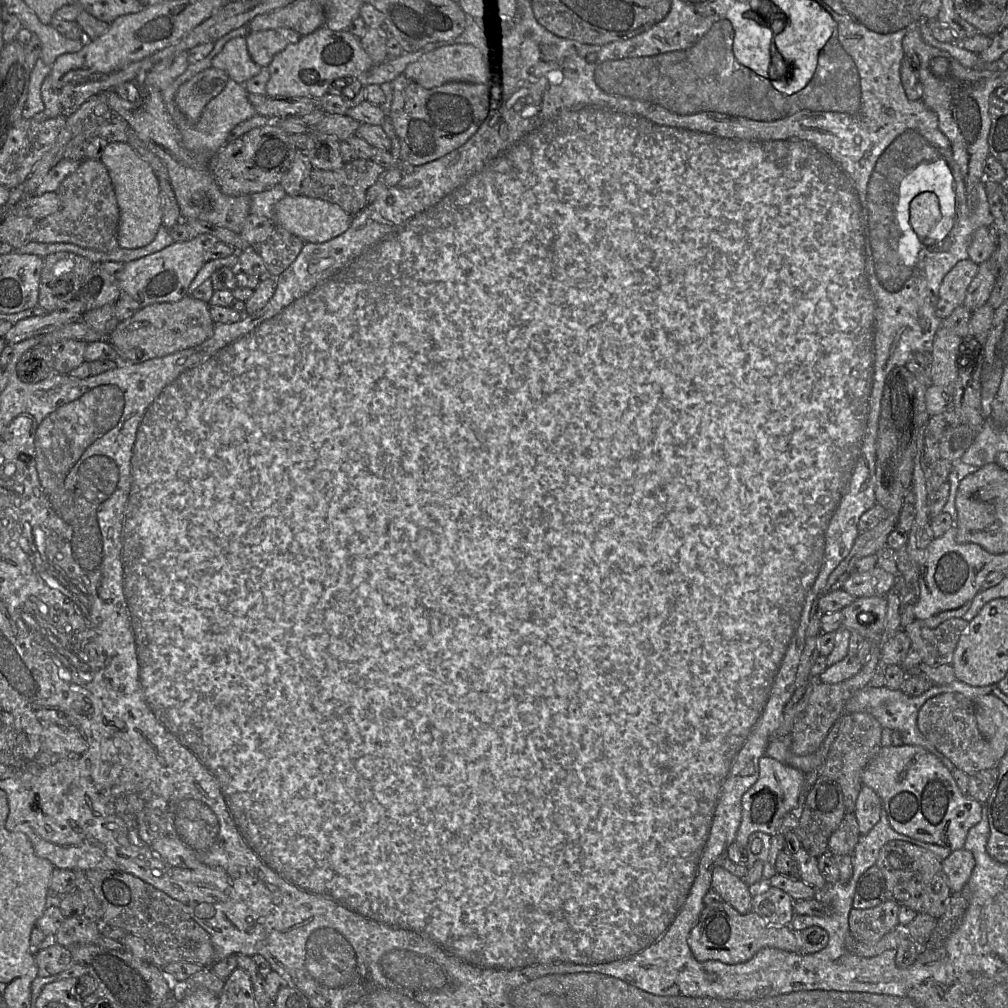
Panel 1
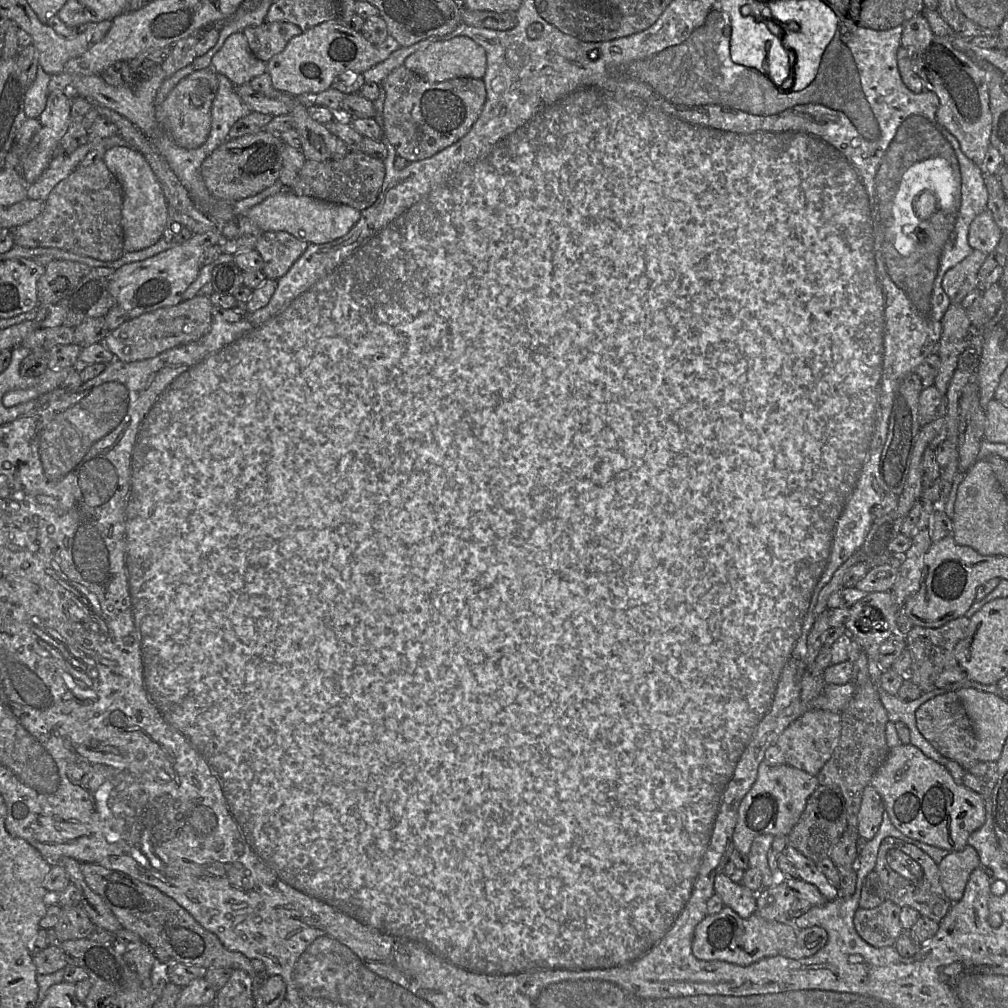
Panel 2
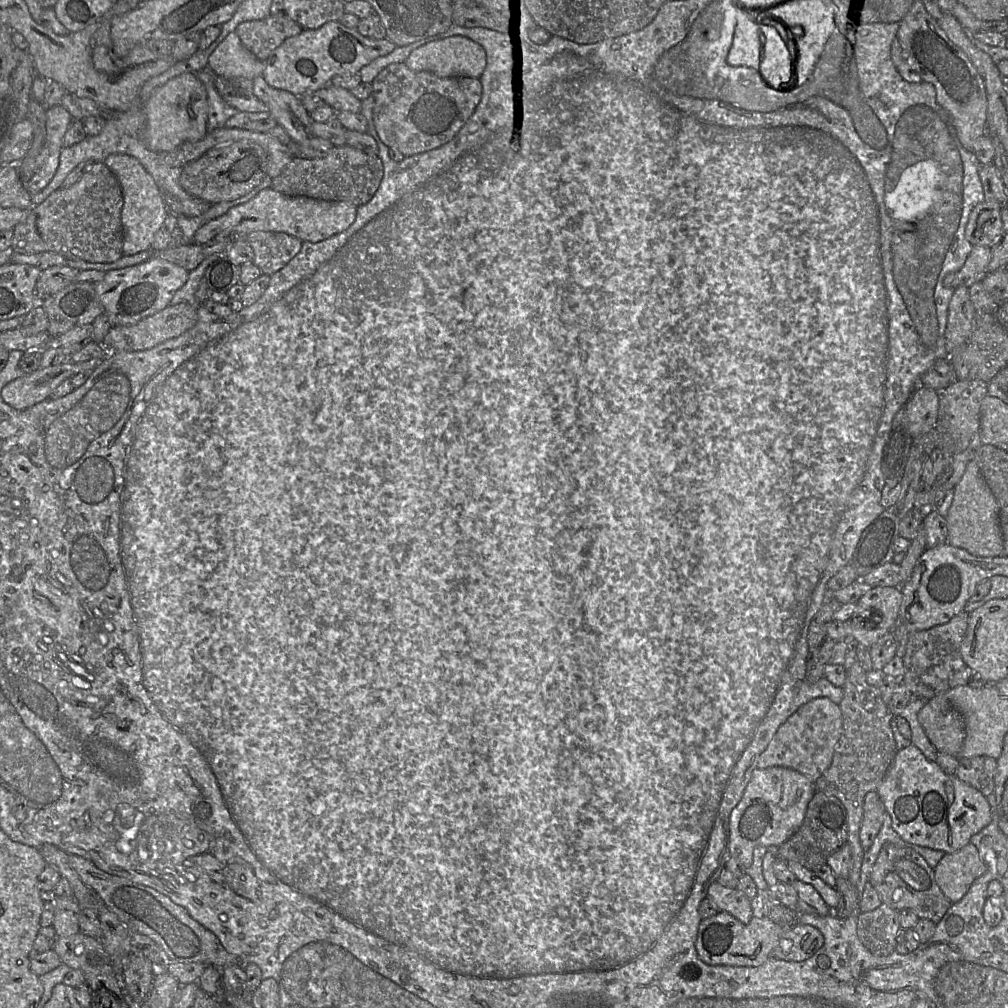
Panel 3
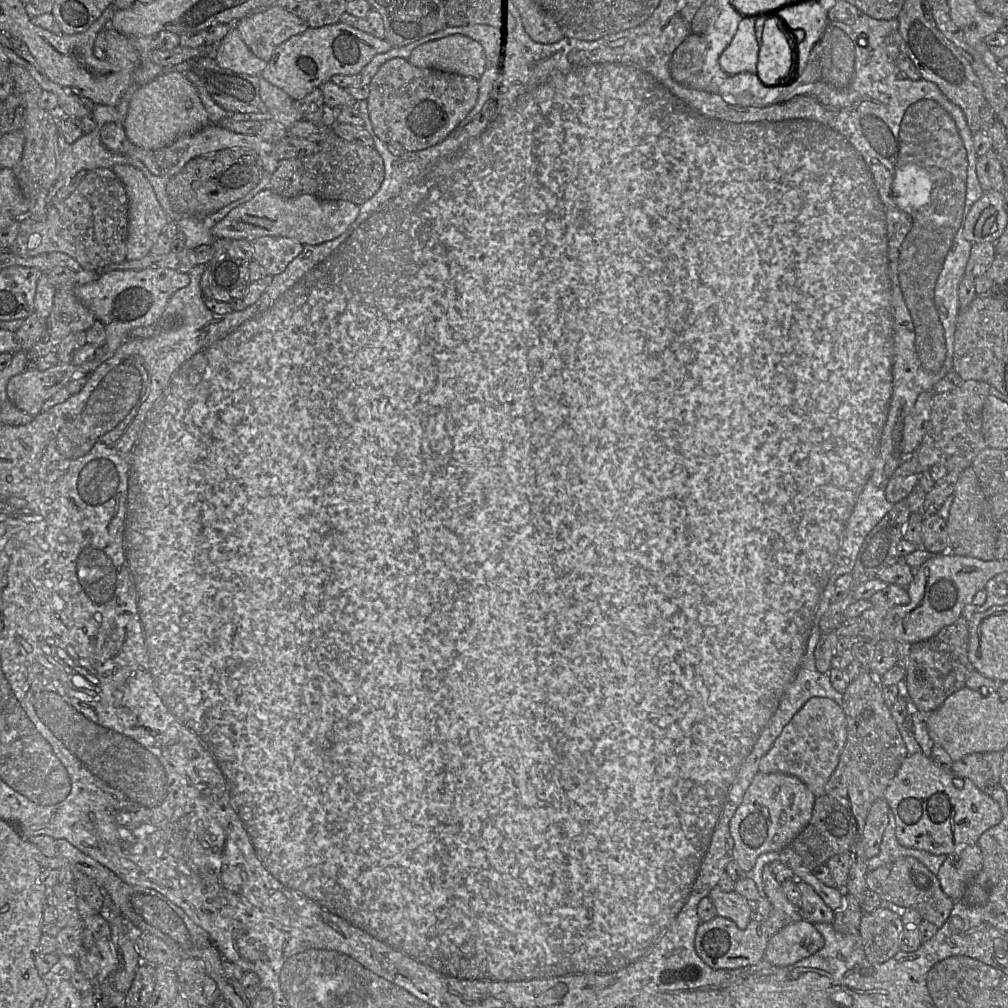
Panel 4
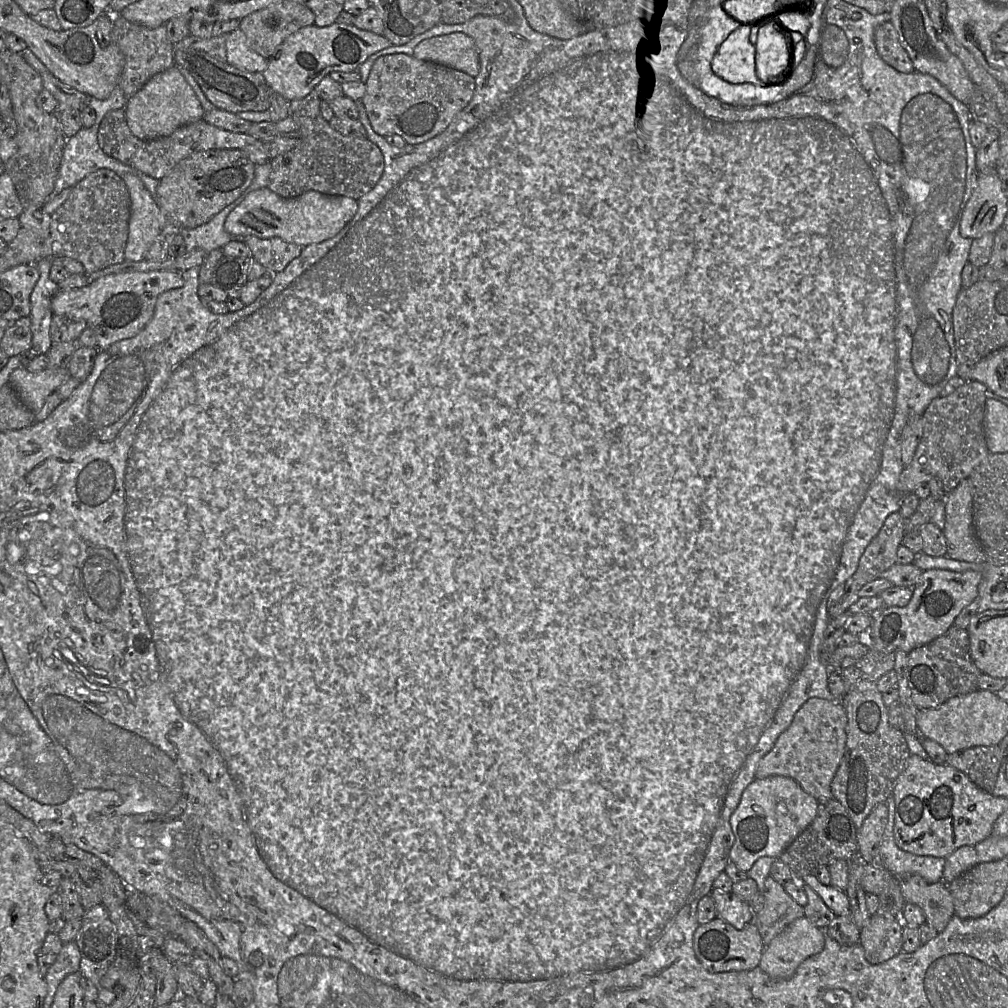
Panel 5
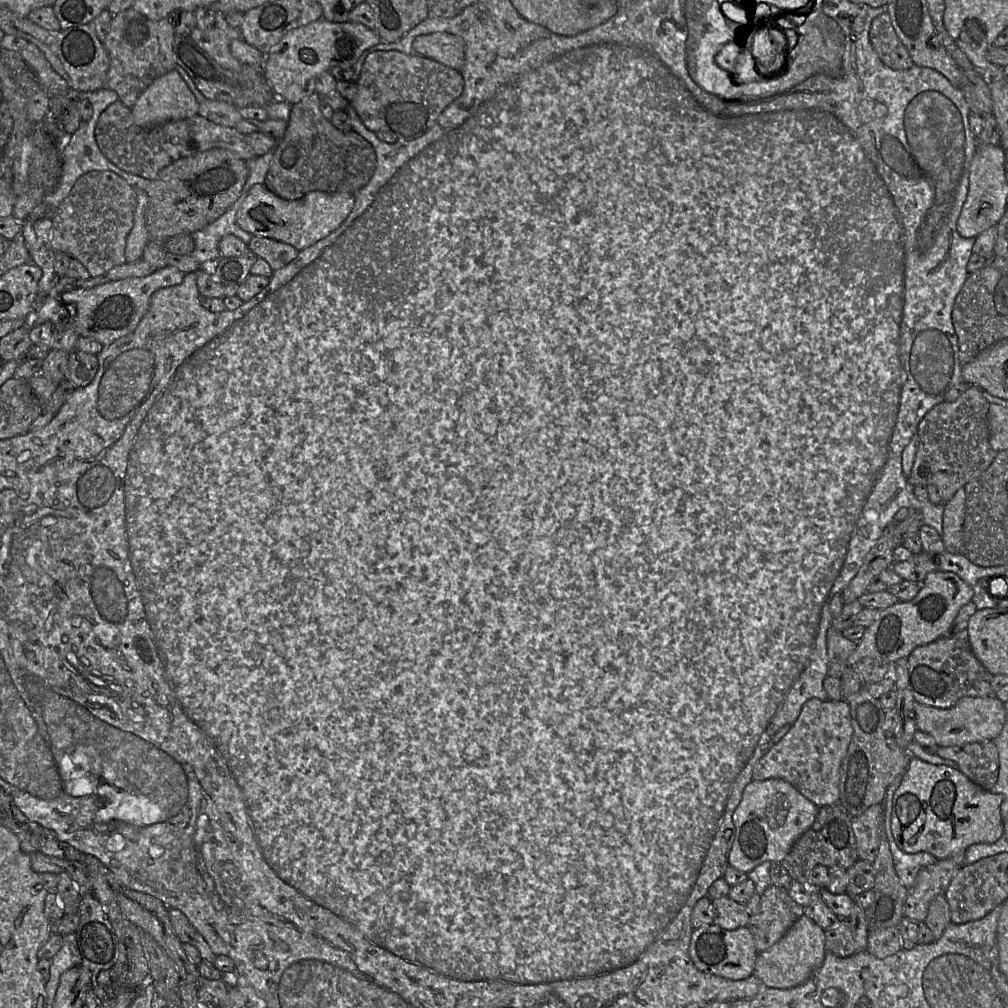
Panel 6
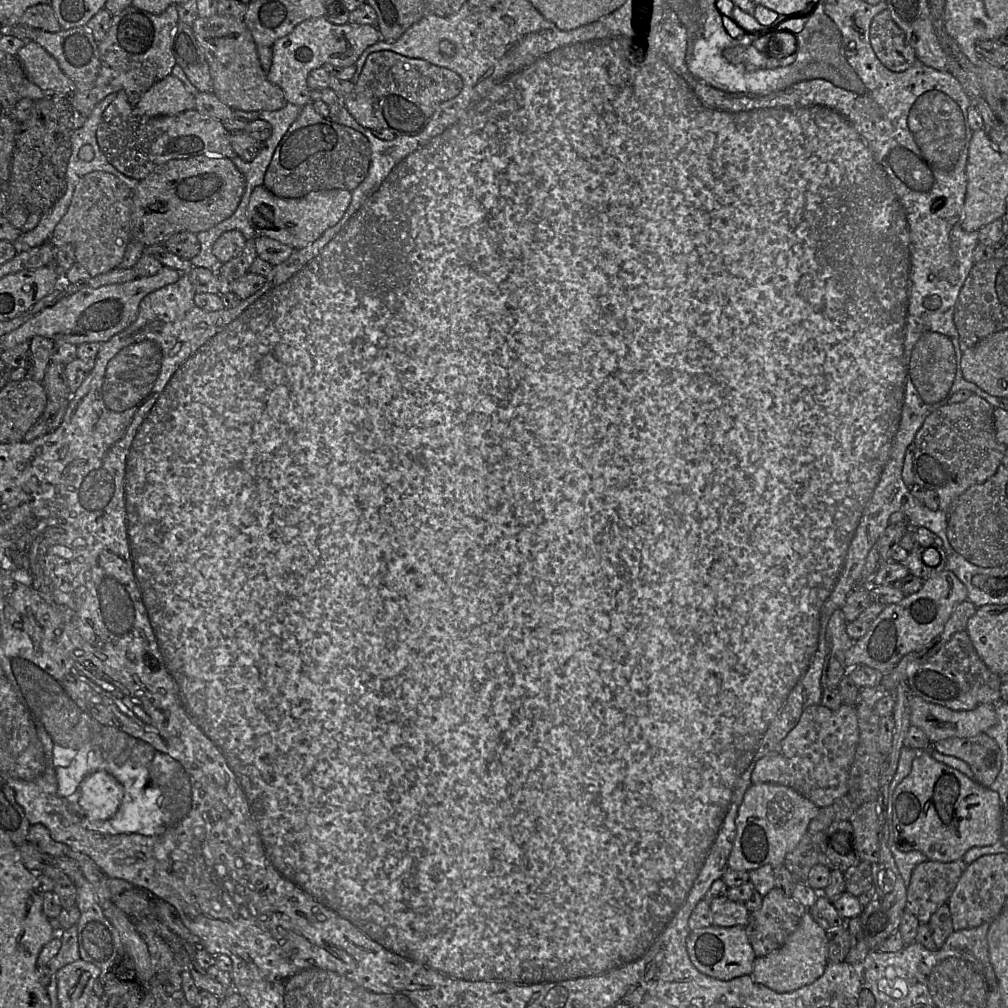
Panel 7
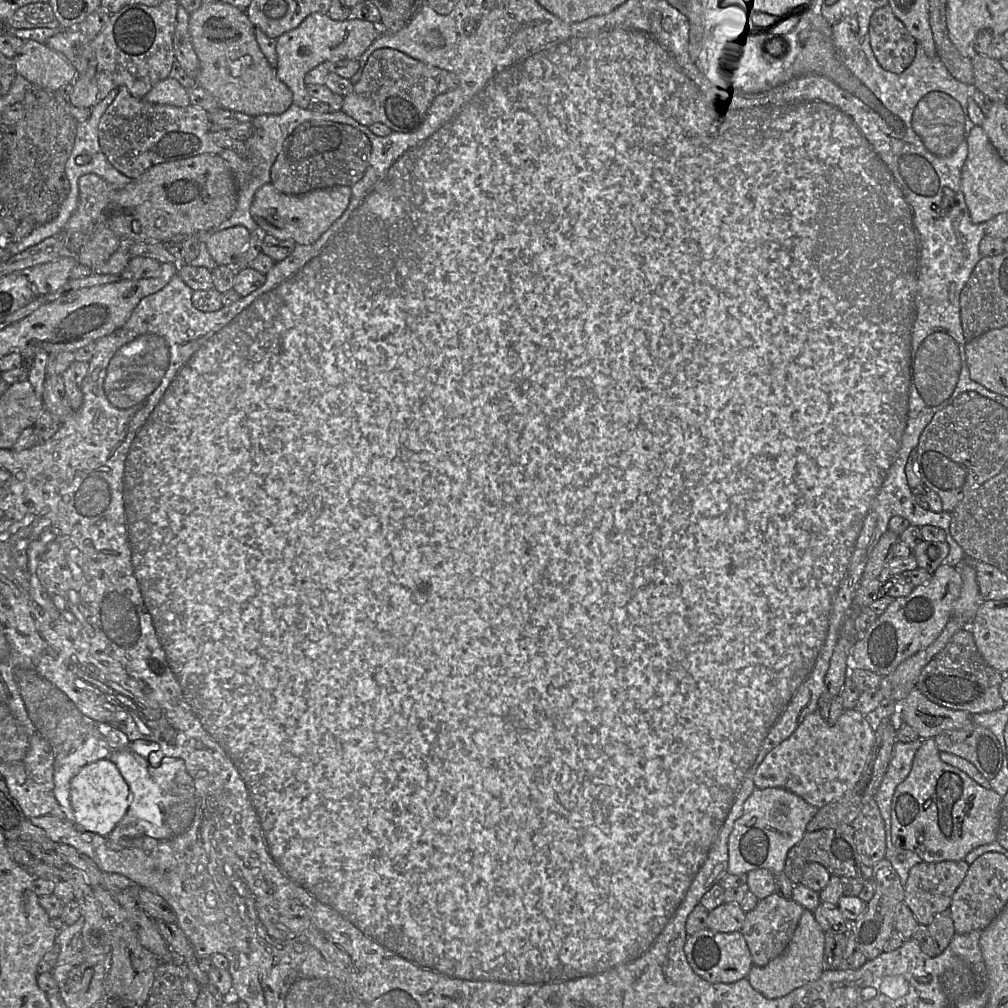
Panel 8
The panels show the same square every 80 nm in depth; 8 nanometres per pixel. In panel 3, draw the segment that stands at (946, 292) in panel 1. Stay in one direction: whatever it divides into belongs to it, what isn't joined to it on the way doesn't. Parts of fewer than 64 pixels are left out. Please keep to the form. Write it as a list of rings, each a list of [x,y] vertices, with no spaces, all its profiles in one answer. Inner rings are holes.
[[[974,245],[961,269],[945,277],[945,286],[953,289],[959,286],[970,288],[974,283],[983,281],[988,274],[990,259],[989,246]]]

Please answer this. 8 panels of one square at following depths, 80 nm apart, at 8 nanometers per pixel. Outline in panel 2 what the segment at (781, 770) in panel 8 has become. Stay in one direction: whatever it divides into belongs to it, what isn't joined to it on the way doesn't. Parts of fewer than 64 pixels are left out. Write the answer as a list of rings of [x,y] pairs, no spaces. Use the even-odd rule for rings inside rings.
[[[821,709],[807,710],[793,721],[768,748],[765,761],[773,765],[790,765],[817,776],[830,760],[840,740],[841,729],[841,713]]]

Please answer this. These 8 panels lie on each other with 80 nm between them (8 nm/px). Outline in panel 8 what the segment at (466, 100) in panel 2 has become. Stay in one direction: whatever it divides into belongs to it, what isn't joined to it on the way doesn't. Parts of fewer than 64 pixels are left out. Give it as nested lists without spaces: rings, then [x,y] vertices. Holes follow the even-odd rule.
[[[380,48],[368,58],[352,91],[343,96],[342,111],[367,127],[382,123],[393,132],[408,132],[422,123],[438,95],[458,84],[458,76],[451,71],[425,64],[393,48]]]

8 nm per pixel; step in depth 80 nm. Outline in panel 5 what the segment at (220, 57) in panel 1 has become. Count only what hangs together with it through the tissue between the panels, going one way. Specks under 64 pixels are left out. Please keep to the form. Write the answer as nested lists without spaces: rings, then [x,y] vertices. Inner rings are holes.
[[[240,28],[227,35],[226,52],[227,63],[240,70],[262,73],[268,67],[269,59],[265,59],[251,49]]]

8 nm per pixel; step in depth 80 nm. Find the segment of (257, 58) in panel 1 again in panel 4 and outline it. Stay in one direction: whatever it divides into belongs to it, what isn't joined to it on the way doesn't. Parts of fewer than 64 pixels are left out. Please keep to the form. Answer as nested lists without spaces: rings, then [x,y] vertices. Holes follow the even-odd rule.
[[[276,4],[242,18],[237,24],[241,38],[251,52],[266,62],[279,45],[307,28],[304,20]]]

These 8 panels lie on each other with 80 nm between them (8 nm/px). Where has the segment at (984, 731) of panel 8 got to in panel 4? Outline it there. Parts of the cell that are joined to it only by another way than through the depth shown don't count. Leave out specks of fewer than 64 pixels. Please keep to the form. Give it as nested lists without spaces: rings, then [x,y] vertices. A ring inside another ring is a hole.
[[[1002,752],[971,753],[953,761],[950,771],[955,776],[970,779],[990,796],[999,785],[1001,762]]]

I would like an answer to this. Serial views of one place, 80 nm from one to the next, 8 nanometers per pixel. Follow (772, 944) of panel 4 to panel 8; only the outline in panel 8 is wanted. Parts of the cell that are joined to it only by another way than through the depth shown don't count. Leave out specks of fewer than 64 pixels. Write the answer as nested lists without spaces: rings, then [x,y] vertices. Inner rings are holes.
[[[805,909],[784,953],[766,966],[753,965],[748,980],[751,986],[766,998],[776,999],[786,996],[822,975],[824,948],[825,932],[815,919],[813,911]]]

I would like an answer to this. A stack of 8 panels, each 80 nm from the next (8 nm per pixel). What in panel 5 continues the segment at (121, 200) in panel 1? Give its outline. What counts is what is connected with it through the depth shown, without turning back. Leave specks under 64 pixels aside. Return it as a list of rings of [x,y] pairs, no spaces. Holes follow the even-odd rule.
[[[128,173],[121,177],[131,199],[125,259],[140,261],[145,259],[147,251],[163,231],[159,221],[159,208],[155,198],[137,175]]]

